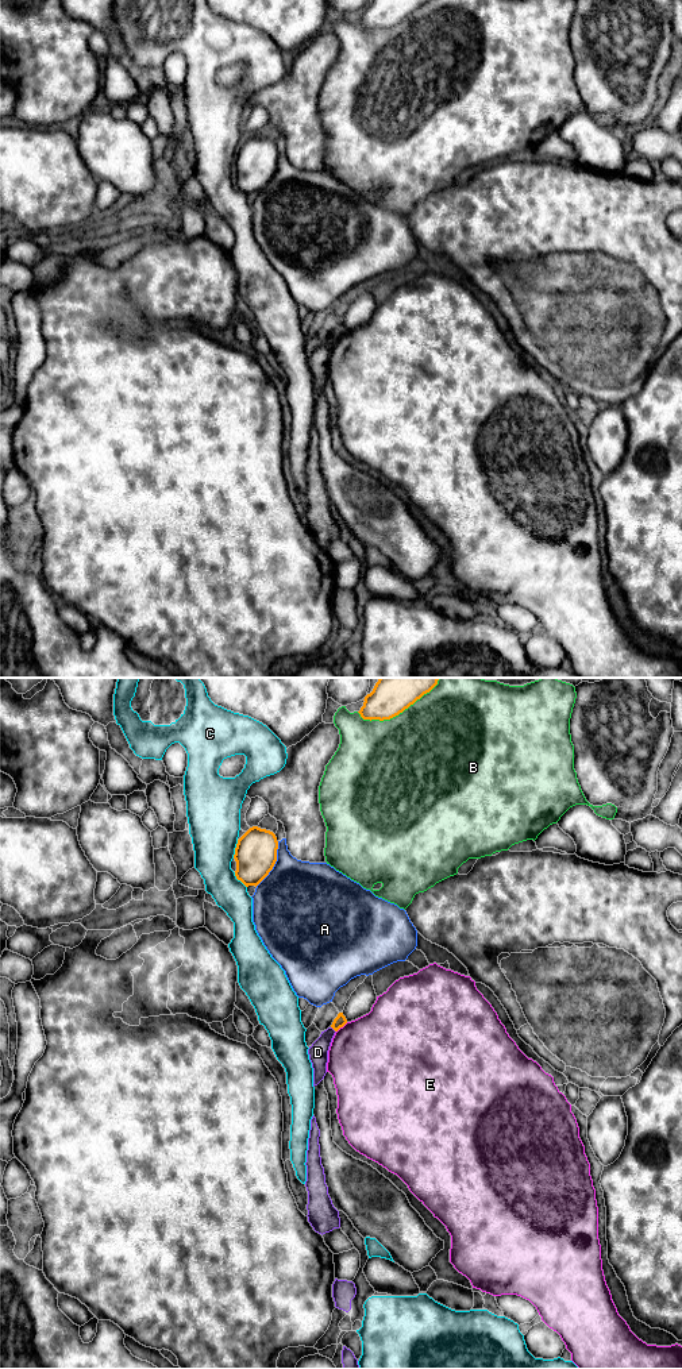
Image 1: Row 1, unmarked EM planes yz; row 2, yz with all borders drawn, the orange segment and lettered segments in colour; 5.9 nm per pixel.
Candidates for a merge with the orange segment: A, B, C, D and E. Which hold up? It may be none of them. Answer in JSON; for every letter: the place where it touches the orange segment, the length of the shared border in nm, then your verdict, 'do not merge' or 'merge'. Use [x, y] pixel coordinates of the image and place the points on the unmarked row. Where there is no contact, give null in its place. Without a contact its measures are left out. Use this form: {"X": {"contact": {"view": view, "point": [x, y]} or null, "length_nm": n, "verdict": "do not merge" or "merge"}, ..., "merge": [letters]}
{"A": {"contact": {"view": "yz", "point": [274, 172]}, "length_nm": 300, "verdict": "do not merge"}, "B": {"contact": {"view": "yz", "point": [393, 24]}, "length_nm": 460, "verdict": "do not merge"}, "C": {"contact": {"view": "yz", "point": [235, 158]}, "length_nm": 120, "verdict": "do not merge"}, "D": {"contact": {"view": "yz", "point": [332, 336]}, "length_nm": 50, "verdict": "do not merge"}, "E": {"contact": {"view": "yz", "point": [342, 335]}, "length_nm": 90, "verdict": "do not merge"}, "merge": []}

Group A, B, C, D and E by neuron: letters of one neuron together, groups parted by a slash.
A / B / C / D / E

